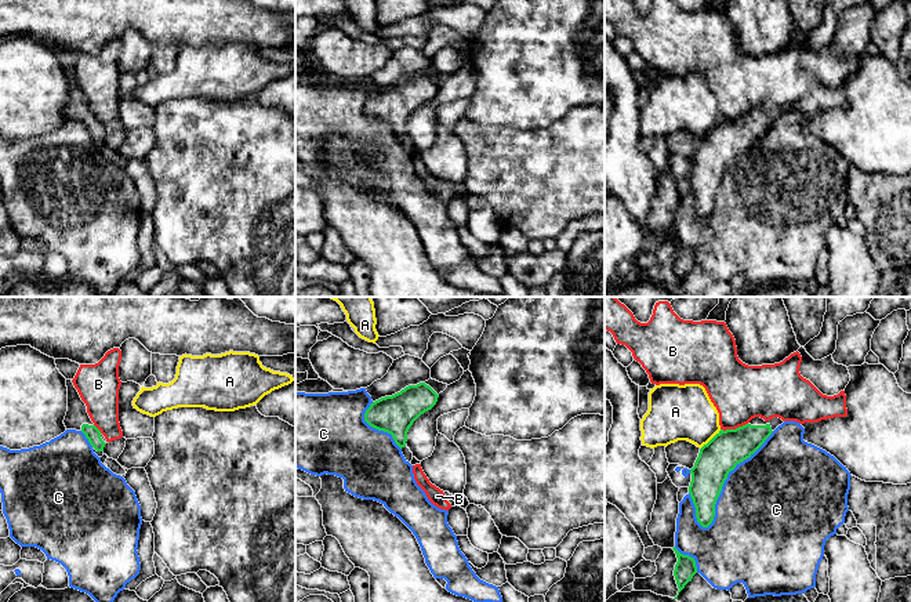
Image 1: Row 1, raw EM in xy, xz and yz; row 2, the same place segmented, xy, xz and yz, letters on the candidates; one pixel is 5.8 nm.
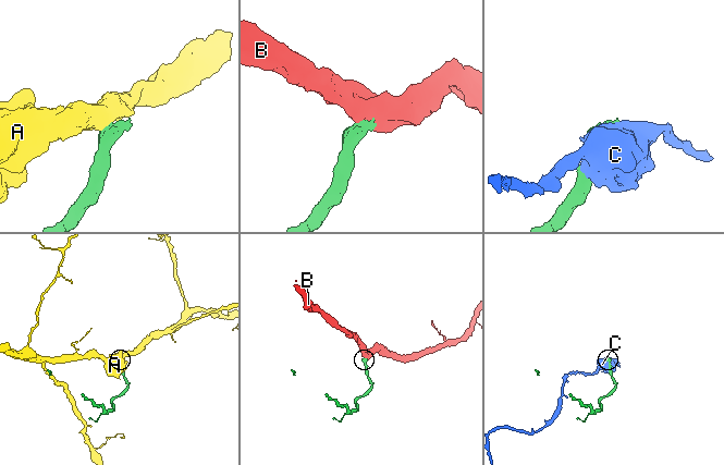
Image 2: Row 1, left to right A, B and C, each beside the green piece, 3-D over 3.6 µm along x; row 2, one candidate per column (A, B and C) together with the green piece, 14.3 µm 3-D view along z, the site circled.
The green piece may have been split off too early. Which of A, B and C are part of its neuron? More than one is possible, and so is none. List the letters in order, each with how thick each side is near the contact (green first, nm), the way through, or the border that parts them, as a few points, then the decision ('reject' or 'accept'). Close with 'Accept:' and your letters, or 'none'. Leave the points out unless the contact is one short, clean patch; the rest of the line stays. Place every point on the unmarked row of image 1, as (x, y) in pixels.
A: 220 nm thick on the green side, 320 nm on the other; border along yz (721, 120), (700, 140); reject
B: 220 nm thick on the green side, 340 nm on the other; border along yz (747, 113), (735, 119), (721, 120); reject
C: 220 nm thick on the green side, 500 nm on the other; reject
Accept: none

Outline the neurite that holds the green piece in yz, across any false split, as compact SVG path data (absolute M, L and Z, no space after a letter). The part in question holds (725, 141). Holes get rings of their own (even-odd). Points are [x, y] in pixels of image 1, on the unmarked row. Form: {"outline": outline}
{"outline": "M755 108L736 120L721 120L700 139L690 160L689 184L696 197L697 213L703 218L708 218L714 211L715 195L729 163L750 149L783 113L778 108L769 112Z"}

